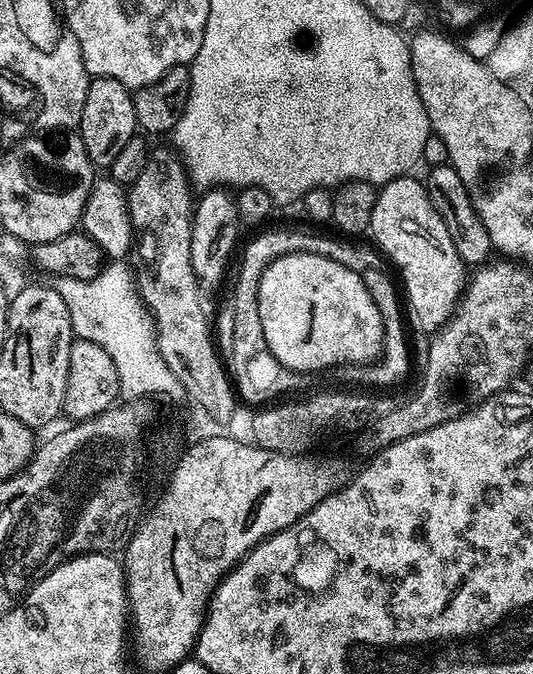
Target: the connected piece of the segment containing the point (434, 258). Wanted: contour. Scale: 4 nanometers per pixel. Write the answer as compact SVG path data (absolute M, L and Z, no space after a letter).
M405 174L377 191L370 236L376 239L375 247L400 267L399 279L411 323L413 320L421 333L432 334L451 319L464 295L466 265L458 250L454 250L450 230L446 230L446 222L434 210L427 187L414 177Z

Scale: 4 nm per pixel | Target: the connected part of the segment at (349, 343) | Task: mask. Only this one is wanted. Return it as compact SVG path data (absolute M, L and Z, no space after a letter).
M318 254L283 256L265 269L258 286L258 315L266 348L293 374L320 372L335 364L368 366L379 360L384 351L382 314L378 314L378 306L374 306L374 298L370 298L370 290L366 290L359 271L347 263L318 258Z

